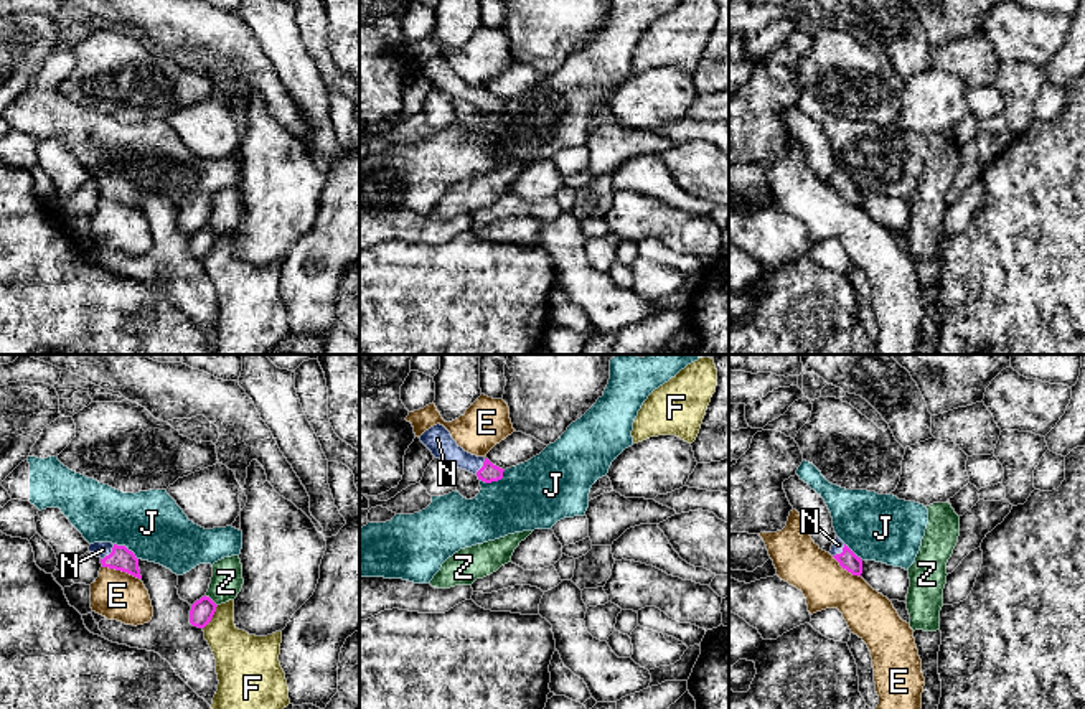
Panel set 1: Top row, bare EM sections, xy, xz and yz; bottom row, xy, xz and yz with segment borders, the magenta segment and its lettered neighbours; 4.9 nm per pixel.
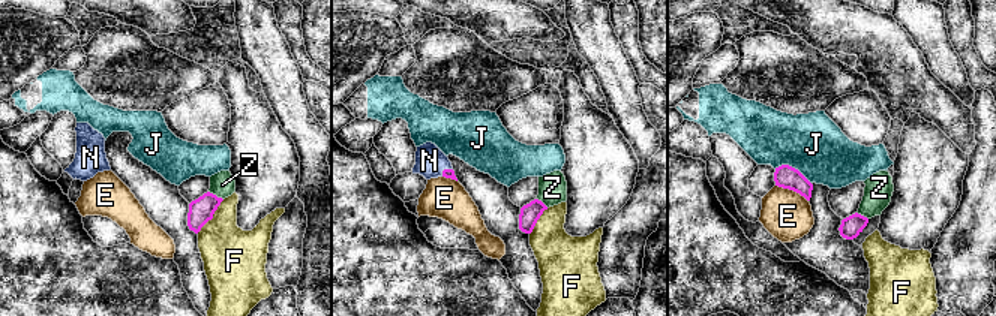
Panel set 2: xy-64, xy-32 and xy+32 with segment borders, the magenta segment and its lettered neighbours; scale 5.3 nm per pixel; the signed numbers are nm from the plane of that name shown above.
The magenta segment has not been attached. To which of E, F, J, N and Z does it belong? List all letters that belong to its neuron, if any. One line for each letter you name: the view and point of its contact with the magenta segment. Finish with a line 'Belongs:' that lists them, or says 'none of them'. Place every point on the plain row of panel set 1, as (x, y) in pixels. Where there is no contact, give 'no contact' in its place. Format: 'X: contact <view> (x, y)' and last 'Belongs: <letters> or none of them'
N: contact xy (111, 183)
Belongs: N

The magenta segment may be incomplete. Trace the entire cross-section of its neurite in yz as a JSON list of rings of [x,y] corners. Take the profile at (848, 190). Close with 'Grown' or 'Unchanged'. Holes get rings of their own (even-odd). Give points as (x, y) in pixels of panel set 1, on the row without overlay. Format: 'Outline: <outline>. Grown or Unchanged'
Outline: [[[838,167],[831,176],[829,185],[839,193],[843,200],[852,206],[862,204],[862,191],[857,188]]]. Grown

